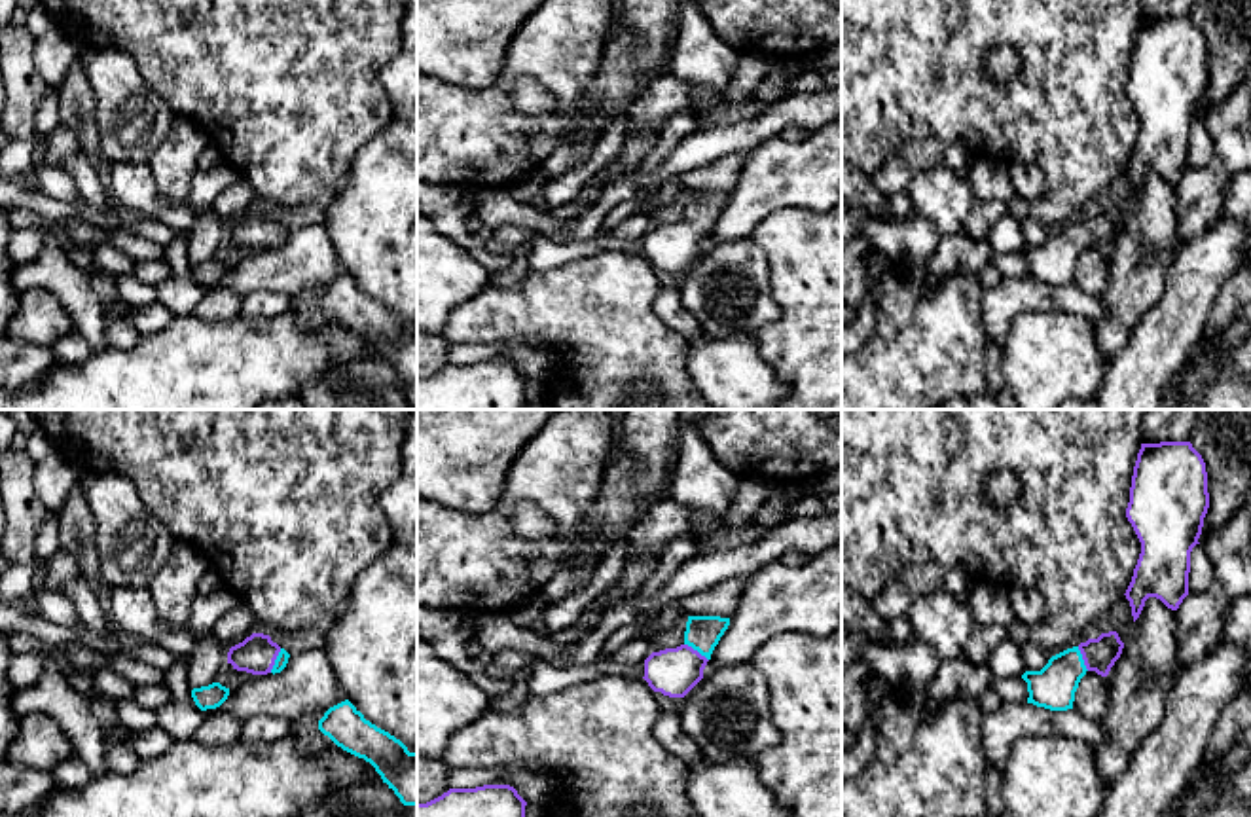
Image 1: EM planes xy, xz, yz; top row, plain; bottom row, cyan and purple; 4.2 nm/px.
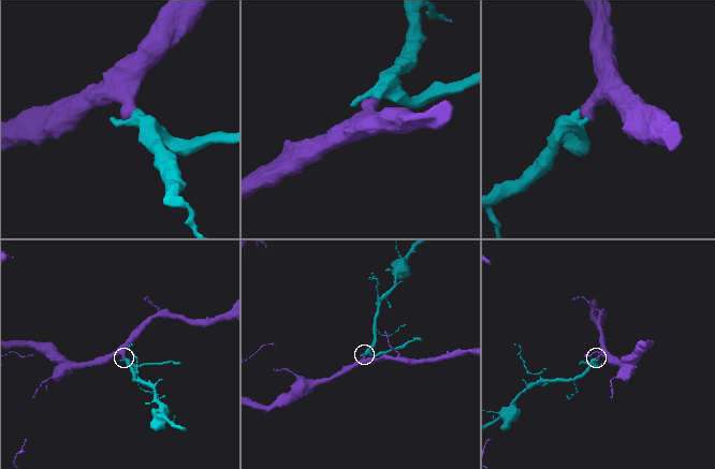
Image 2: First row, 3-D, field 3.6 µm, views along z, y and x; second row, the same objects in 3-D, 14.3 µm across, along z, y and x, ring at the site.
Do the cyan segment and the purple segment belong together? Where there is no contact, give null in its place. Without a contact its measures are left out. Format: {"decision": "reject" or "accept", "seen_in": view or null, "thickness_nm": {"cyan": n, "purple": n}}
{"decision": "accept", "seen_in": "xy", "thickness_nm": {"cyan": 50, "purple": 170}}

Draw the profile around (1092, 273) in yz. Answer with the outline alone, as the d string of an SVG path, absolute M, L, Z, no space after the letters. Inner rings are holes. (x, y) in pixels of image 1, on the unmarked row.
M1086 246L1075 267L1073 284L1080 290L1101 298L1109 282L1109 265L1105 252Z

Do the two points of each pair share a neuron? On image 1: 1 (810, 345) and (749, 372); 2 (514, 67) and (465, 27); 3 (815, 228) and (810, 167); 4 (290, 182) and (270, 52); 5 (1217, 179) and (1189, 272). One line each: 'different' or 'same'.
1: different
2: different
3: different
4: same
5: different

